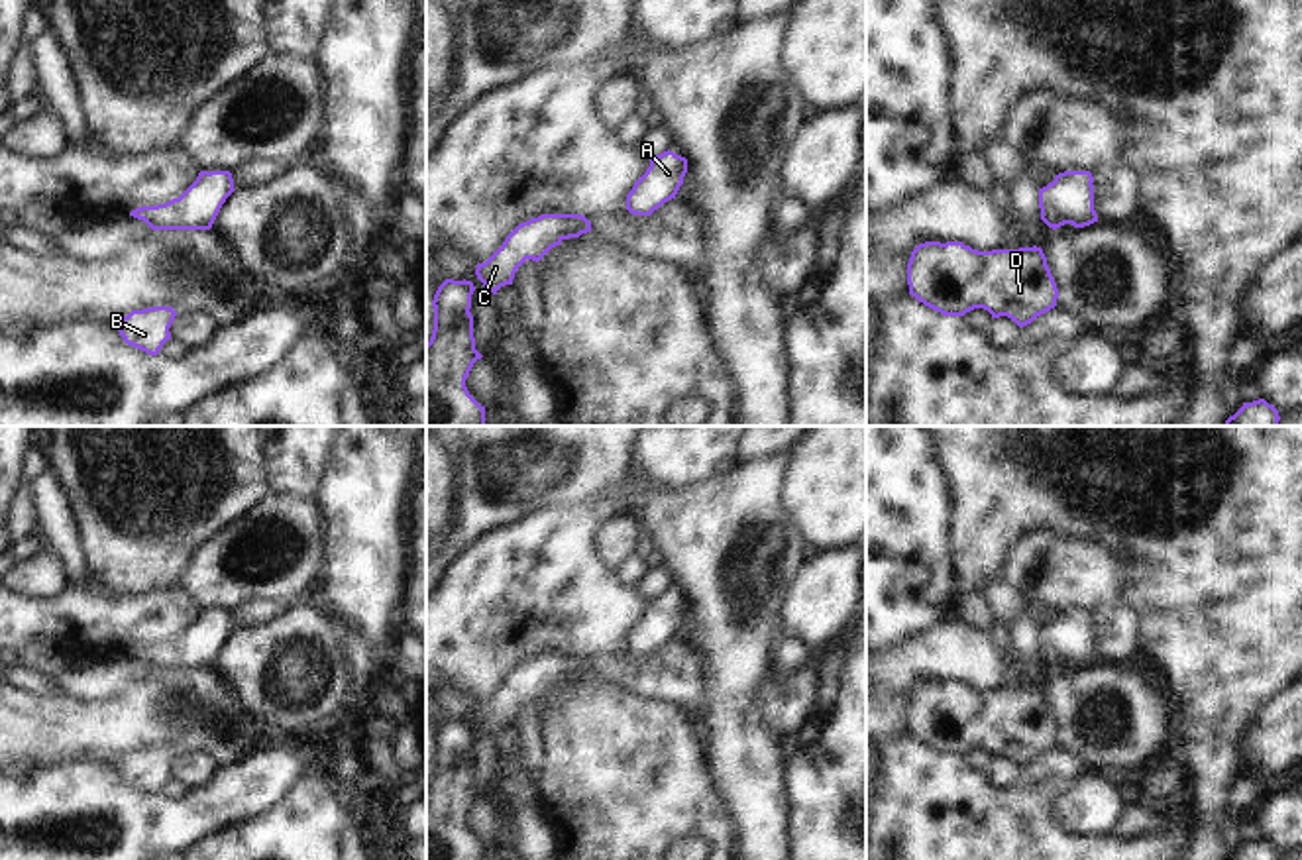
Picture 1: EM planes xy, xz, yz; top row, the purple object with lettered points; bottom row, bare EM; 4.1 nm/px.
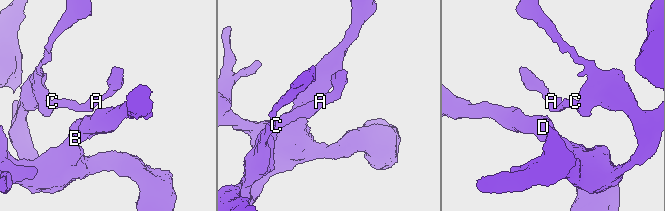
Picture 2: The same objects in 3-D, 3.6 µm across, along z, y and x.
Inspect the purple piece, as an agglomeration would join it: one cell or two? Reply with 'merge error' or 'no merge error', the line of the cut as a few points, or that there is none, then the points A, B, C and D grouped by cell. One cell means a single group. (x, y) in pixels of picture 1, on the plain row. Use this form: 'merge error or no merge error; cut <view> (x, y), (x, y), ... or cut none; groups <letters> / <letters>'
no merge error; cut none; groups A B C D

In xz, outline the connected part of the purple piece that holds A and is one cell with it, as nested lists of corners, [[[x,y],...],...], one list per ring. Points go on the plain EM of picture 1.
[[[664,591],[650,599],[646,613],[634,622],[626,634],[626,650],[636,656],[650,656],[664,642],[676,638],[683,617],[687,613],[687,599],[674,591]]]

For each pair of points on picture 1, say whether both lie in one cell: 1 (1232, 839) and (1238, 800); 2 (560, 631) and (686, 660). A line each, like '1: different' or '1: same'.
1: same
2: same

